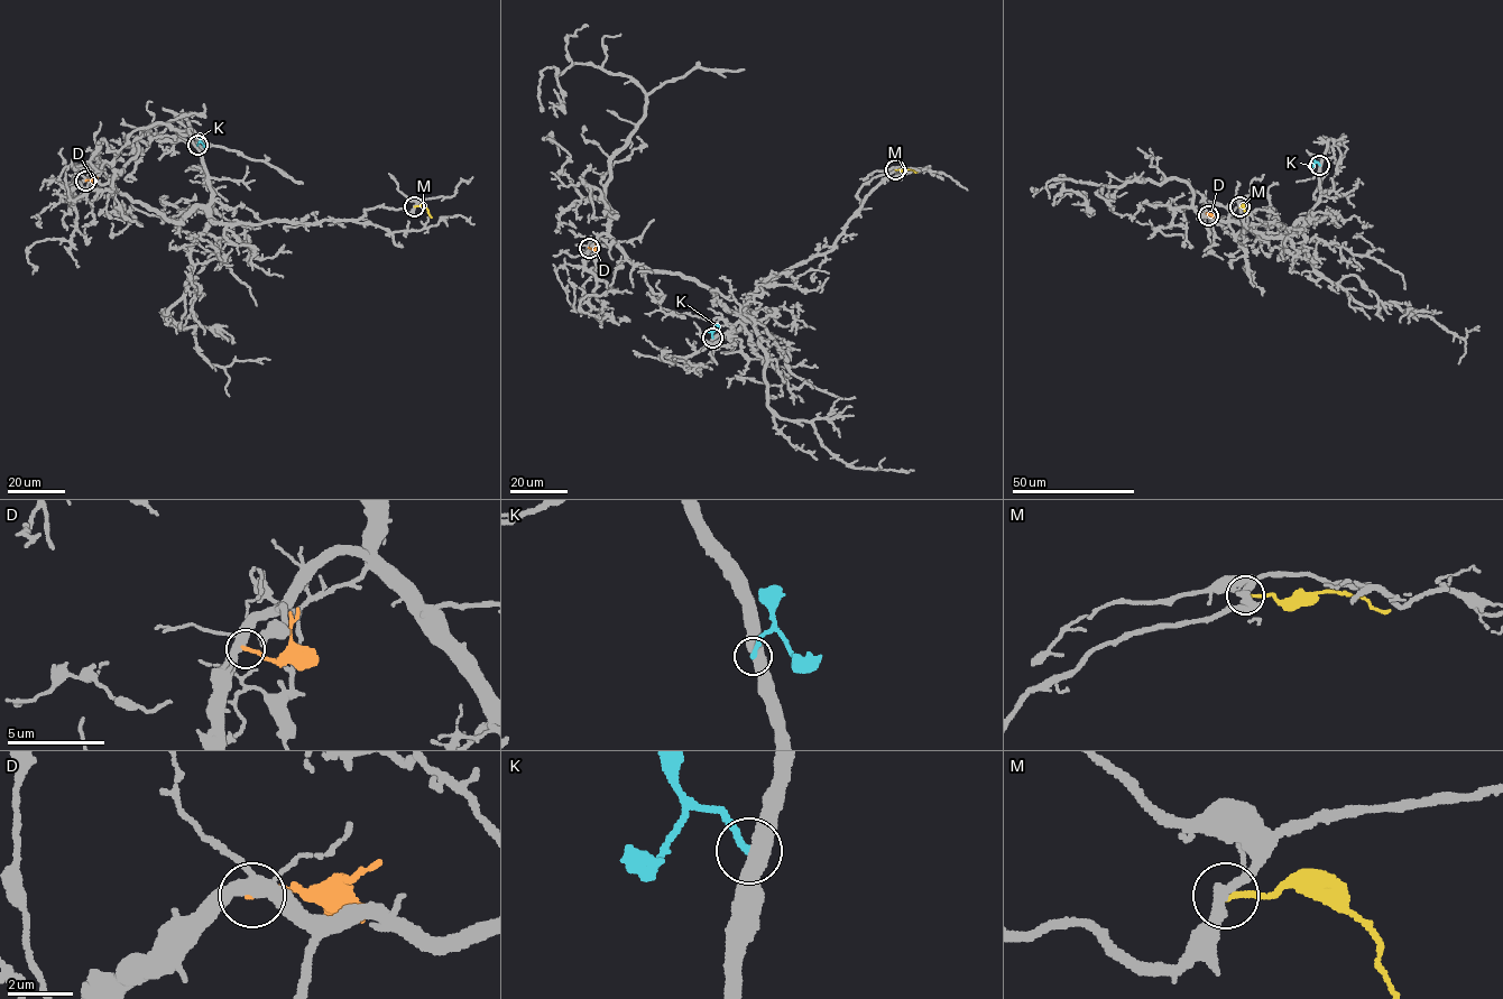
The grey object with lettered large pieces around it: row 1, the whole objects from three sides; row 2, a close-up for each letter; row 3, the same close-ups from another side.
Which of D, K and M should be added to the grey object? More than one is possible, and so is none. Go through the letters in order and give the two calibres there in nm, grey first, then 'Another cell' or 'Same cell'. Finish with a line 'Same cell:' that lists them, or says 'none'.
D: Thickness 360 nm (grey) against 200 nm. Another cell
K: Thickness 500 nm (grey) against 220 nm. Another cell
M: Thickness 240 nm (grey) against 180 nm. Another cell
Same cell: none

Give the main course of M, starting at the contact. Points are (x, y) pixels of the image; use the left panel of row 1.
M: (415, 206), (423, 205), (431, 218)

